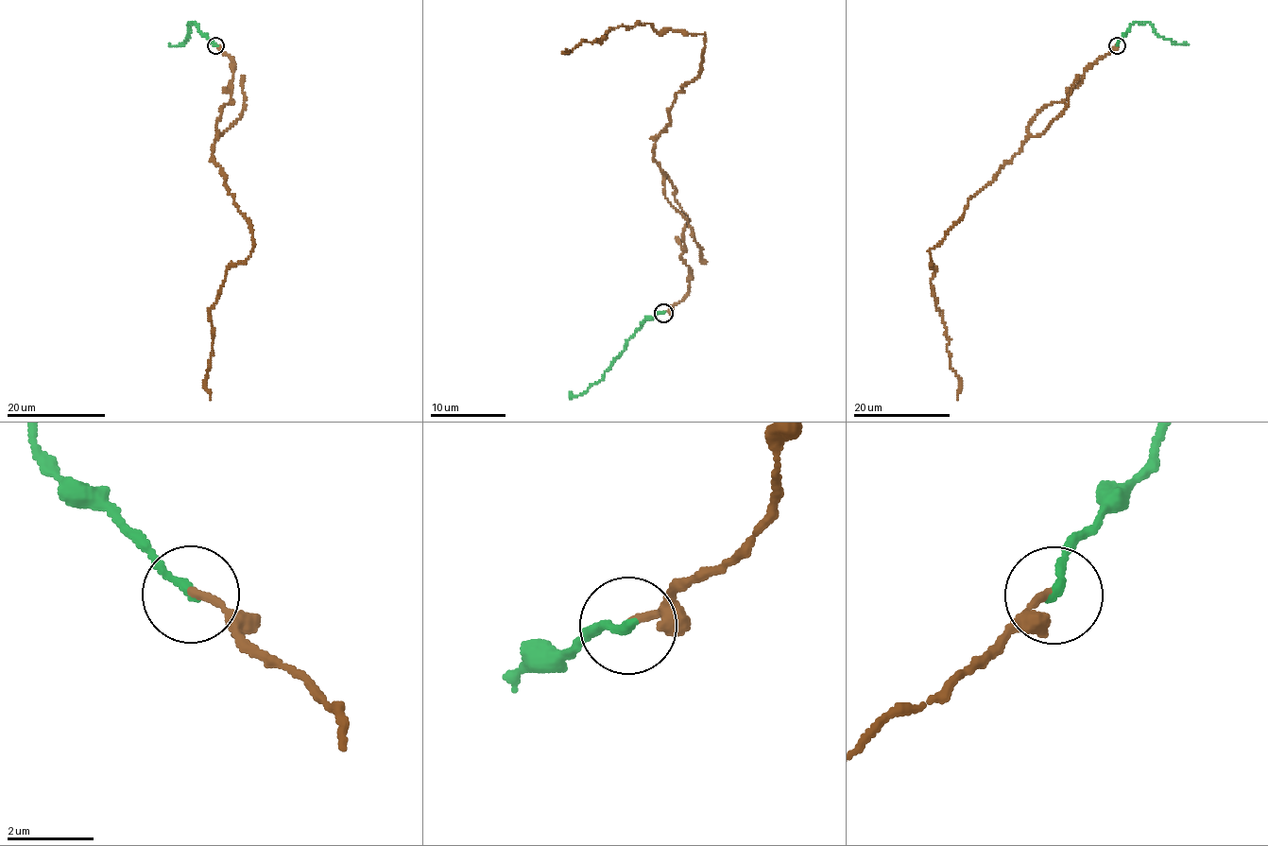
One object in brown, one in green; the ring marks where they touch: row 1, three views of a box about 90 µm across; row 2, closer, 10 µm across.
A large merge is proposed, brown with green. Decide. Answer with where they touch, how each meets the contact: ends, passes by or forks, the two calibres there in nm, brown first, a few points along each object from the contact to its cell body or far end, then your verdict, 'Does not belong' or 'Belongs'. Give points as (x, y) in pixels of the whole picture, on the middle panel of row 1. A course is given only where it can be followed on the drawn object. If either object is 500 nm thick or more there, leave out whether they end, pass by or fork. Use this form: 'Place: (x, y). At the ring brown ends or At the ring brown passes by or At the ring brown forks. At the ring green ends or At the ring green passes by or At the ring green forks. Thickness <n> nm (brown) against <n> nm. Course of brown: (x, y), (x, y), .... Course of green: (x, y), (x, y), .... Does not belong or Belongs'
Place: (663, 313). At the ring brown ends. At the ring green ends. Thickness 170 nm (brown) against 200 nm. Course of brown: (663, 313), (689, 287), (688, 218), (652, 150), (700, 72), (705, 36), (640, 23), (565, 49). Course of green: (663, 313), (646, 318), (597, 382), (578, 395), (569, 391). Belongs

